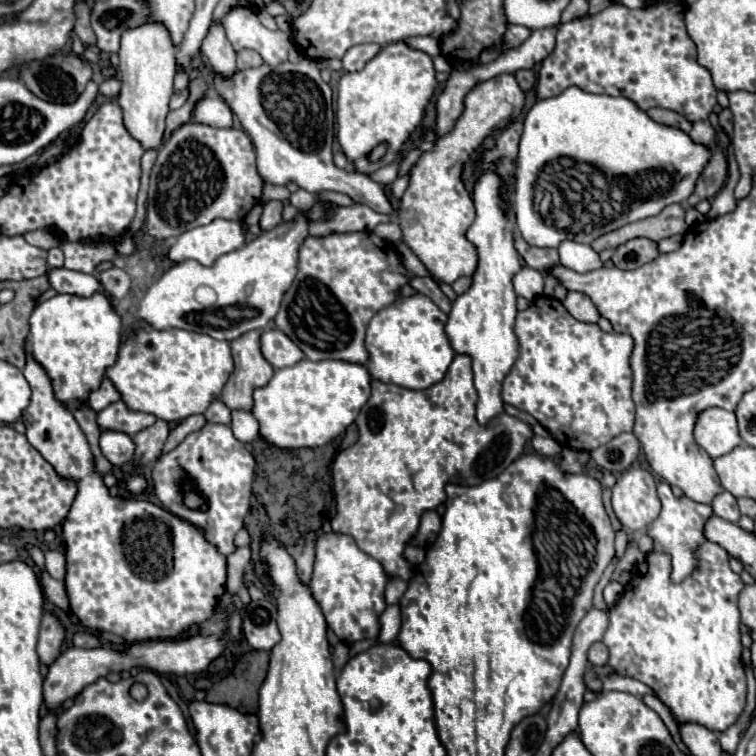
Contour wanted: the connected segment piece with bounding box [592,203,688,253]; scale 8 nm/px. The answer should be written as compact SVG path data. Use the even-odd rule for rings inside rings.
M672 203L668 207L664 207L658 215L624 225L622 229L610 231L598 239L592 241L592 249L594 251L602 251L608 247L618 247L634 237L648 237L652 241L660 241L664 237L672 237L672 235L684 235L688 225L684 223L684 215L686 209L680 203Z

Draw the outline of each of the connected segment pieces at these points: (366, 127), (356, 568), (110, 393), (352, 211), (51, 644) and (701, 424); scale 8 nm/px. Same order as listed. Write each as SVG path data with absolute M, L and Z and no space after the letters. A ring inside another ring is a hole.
M404 41L384 45L380 53L364 65L364 69L342 75L338 83L336 109L338 141L352 165L358 165L360 173L370 175L374 169L394 159L394 155L400 151L400 145L420 125L436 85L438 81L432 57L424 51L412 49ZM382 141L390 145L388 153L382 161L378 161L378 165L370 165L370 161L366 161L366 153L370 153L370 149Z
M324 533L316 543L314 573L310 589L318 599L328 627L344 641L356 643L362 639L376 639L380 633L380 615L386 609L384 587L388 575L380 561L360 551L356 541L344 533Z
M104 379L98 389L90 391L90 395L86 399L86 407L94 409L94 411L102 411L106 405L110 405L114 401L120 401L120 393L114 389L114 385L108 379Z
M366 205L338 207L336 215L328 221L310 223L312 237L326 237L332 233L354 233L354 231L372 231L378 223L389 222L390 218L372 211Z
M52 611L44 613L40 625L40 639L38 639L38 657L44 665L50 665L50 661L58 657L62 641L64 641L64 627L60 619Z
M708 407L700 411L694 425L694 439L712 459L730 453L742 443L736 415L720 407Z

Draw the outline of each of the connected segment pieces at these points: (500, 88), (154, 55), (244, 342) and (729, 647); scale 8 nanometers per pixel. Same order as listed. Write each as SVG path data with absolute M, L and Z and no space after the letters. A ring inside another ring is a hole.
M496 75L488 81L480 81L464 97L464 111L456 119L452 131L438 137L434 147L424 151L410 169L410 181L396 215L402 239L428 271L448 285L462 275L472 275L478 263L478 253L466 239L466 231L474 223L474 203L462 183L462 167L470 161L470 155L482 141L516 119L522 113L522 107L524 93L514 75Z
M158 21L126 29L120 39L118 57L122 73L122 91L118 95L118 105L124 111L124 123L128 131L144 145L144 149L162 145L164 119L168 113L168 103L172 97L172 79L176 71L174 51L176 49L168 29Z
M250 331L230 341L230 349L234 371L222 387L220 399L230 409L250 411L254 387L266 385L274 375L274 367L260 353L260 331Z
M704 541L694 551L696 569L690 577L680 583L670 581L670 555L668 553L648 553L644 563L632 573L620 603L610 611L610 623L604 633L608 641L610 661L618 675L634 677L646 683L658 699L672 709L672 717L682 721L694 721L708 729L728 729L738 721L746 705L746 675L742 663L742 643L740 643L740 613L738 613L738 593L742 591L742 579L730 569L728 553L710 541ZM664 607L666 617L660 619L656 609Z

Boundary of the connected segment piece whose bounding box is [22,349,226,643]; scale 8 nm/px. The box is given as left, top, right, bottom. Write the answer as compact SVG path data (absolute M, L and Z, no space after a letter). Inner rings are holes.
M26 349L24 377L32 389L30 405L22 413L26 425L26 437L30 445L54 467L54 471L76 485L76 499L64 519L64 557L66 557L66 593L70 599L72 613L80 623L94 631L108 631L124 637L128 643L152 641L152 639L174 639L188 631L192 625L208 621L214 615L218 597L226 591L226 557L212 545L204 533L192 523L172 515L170 511L140 499L112 497L96 473L94 455L82 433L72 411L54 397L52 381L44 367Z

